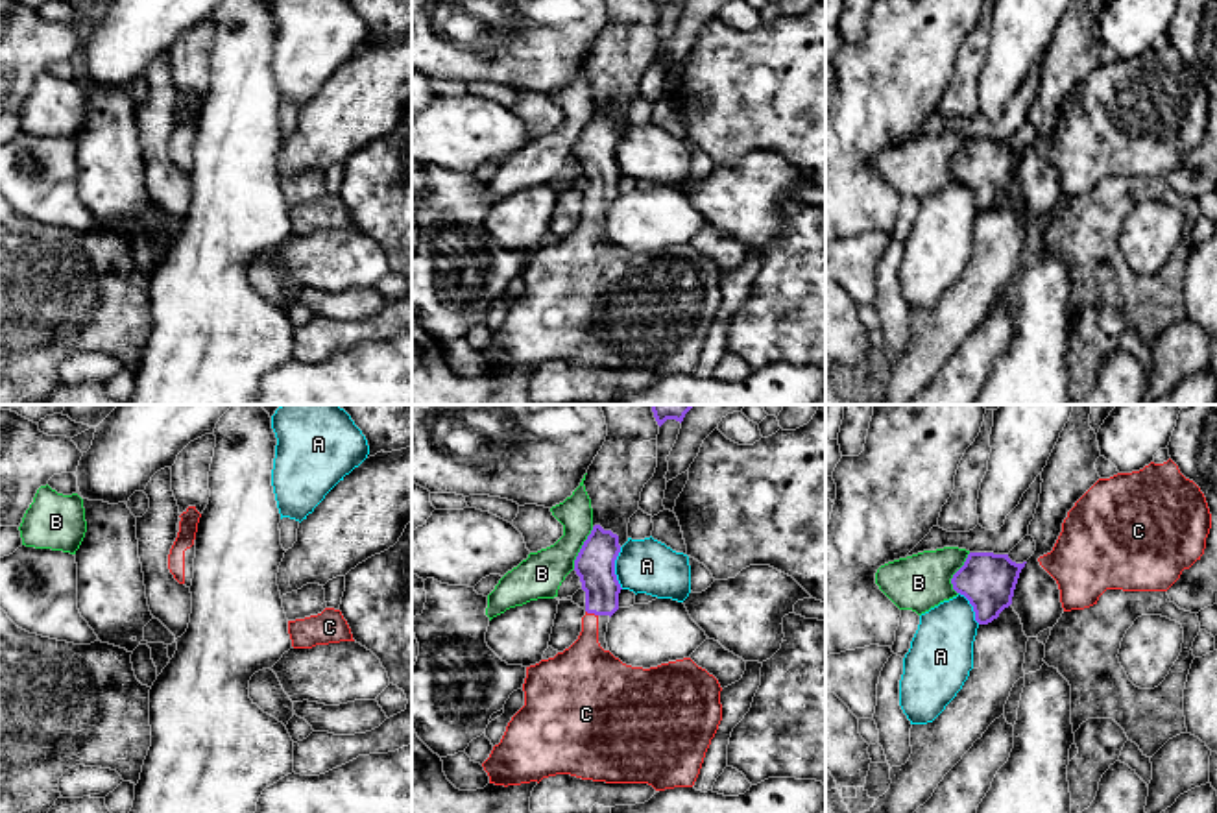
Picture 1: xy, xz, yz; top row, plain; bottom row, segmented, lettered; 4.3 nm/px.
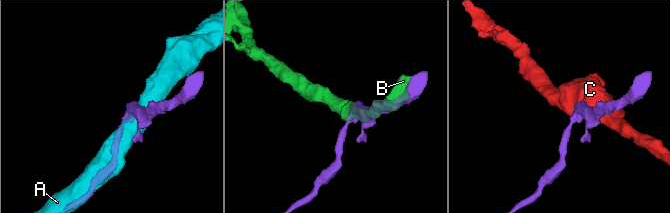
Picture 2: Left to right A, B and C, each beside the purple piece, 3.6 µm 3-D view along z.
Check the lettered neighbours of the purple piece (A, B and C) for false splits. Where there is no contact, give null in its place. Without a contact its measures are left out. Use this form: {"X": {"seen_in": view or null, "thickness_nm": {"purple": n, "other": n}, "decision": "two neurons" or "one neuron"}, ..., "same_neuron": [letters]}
{"A": {"seen_in": "xz", "thickness_nm": {"purple": 180, "other": 240}, "decision": "two neurons"}, "B": {"seen_in": "xz", "thickness_nm": {"purple": 180, "other": 190}, "decision": "two neurons"}, "C": {"seen_in": "xz", "thickness_nm": {"purple": 180, "other": 240}, "decision": "one neuron"}, "same_neuron": ["C"]}

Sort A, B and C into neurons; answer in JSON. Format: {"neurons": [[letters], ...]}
{"neurons": [["A"], ["B"], ["C"]]}

